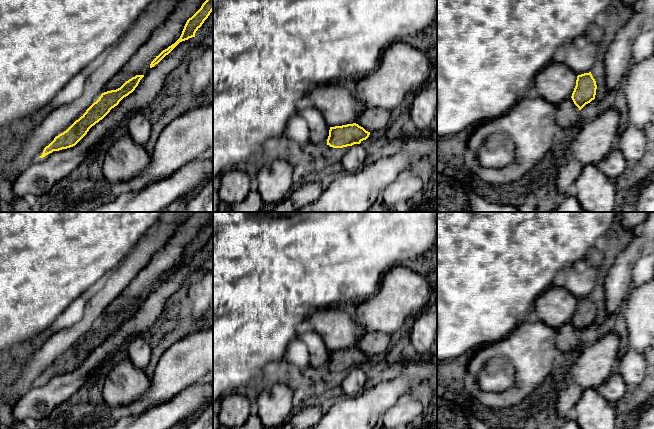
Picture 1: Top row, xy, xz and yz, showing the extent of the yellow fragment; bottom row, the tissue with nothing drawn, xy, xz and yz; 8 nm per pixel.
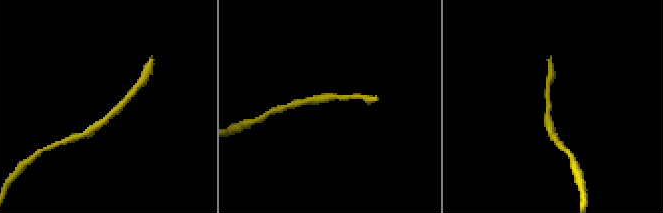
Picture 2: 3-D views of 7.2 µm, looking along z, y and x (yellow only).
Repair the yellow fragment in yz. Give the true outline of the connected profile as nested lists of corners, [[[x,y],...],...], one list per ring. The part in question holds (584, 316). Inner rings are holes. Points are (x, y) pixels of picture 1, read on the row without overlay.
[[[591,296],[577,300],[576,310],[571,322],[579,334],[595,323],[596,313],[596,305]]]

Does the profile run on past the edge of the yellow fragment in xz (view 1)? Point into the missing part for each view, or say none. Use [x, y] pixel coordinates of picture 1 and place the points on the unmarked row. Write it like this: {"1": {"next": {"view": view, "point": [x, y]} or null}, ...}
{"1": {"next": null}}

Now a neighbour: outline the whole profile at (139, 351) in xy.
[[[137,336],[129,340],[126,344],[128,358],[132,364],[144,371],[150,363],[152,348],[150,347],[147,336]]]

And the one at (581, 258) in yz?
[[[437,212],[437,363],[453,360],[470,350],[477,350],[481,346],[492,344],[508,337],[526,320],[528,313],[534,309],[537,298],[552,285],[552,280],[559,272],[562,272],[567,267],[583,266],[591,261],[596,241],[605,235],[617,214],[618,212]]]

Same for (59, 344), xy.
[[[176,212],[170,222],[159,222],[147,238],[150,246],[133,249],[125,260],[107,275],[106,281],[86,304],[81,320],[53,334],[27,360],[18,378],[5,389],[0,399],[1,410],[7,410],[14,400],[36,385],[56,360],[66,355],[99,323],[108,306],[120,296],[157,251],[167,245],[175,230],[192,214],[193,212]]]

